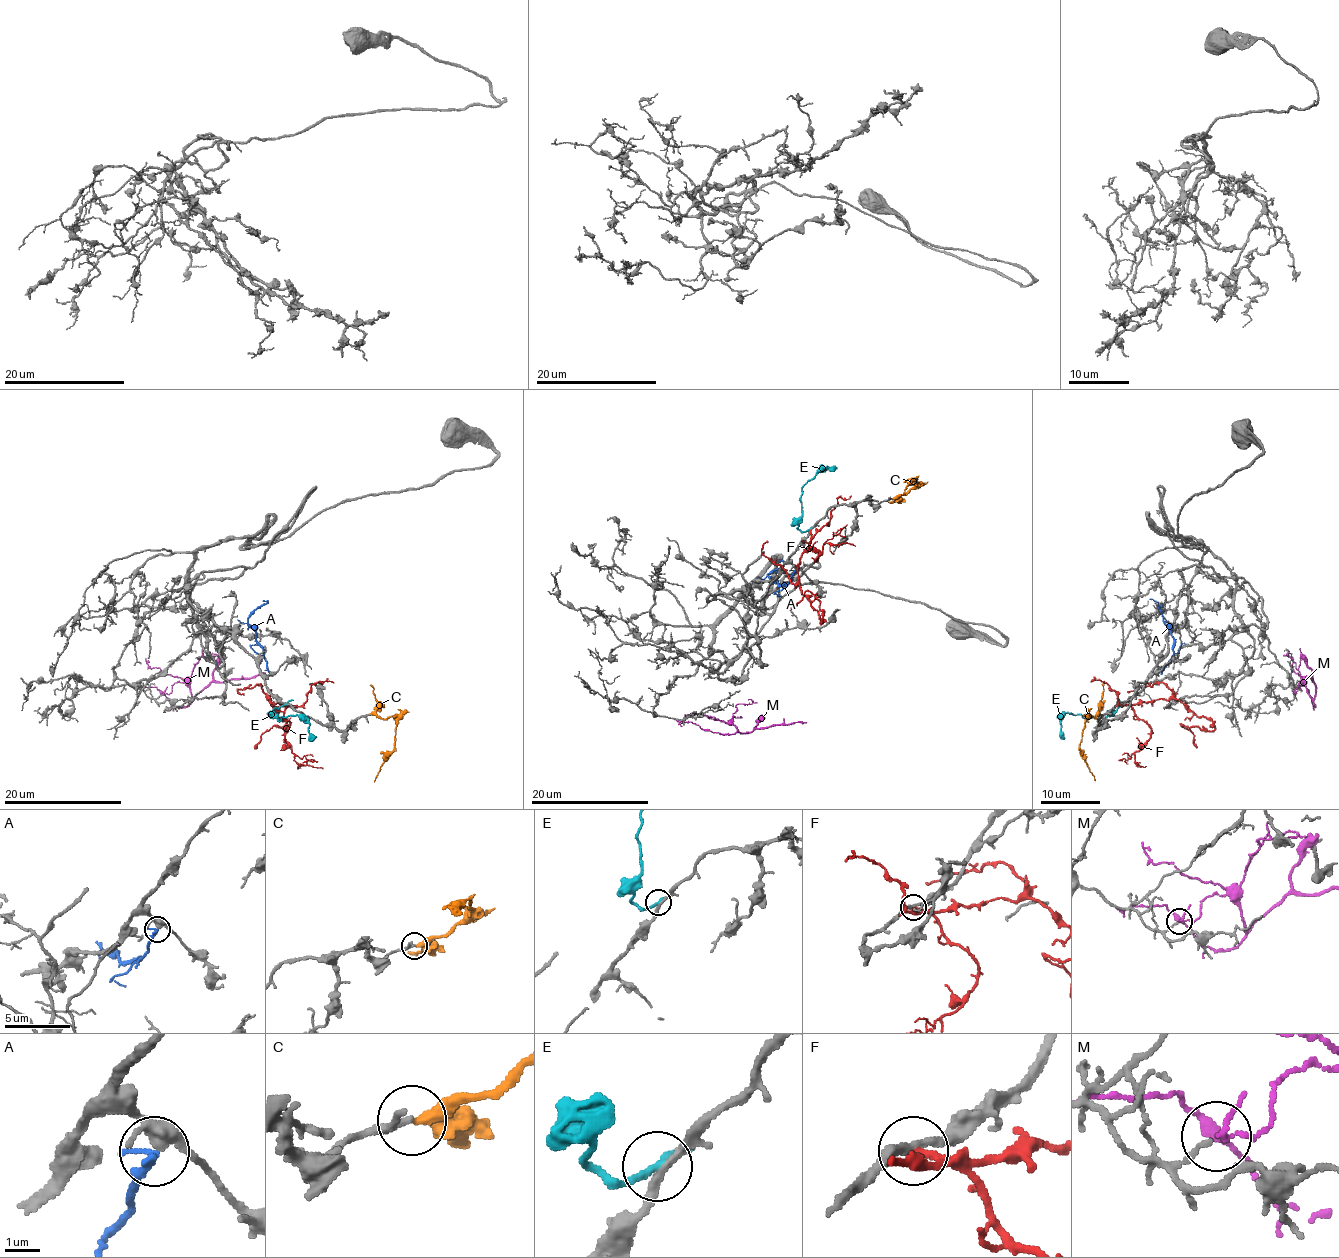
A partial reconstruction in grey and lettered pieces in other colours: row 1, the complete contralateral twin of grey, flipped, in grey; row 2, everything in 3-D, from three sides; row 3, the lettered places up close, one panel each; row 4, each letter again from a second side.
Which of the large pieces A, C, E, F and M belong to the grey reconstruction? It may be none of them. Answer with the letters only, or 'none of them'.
C

